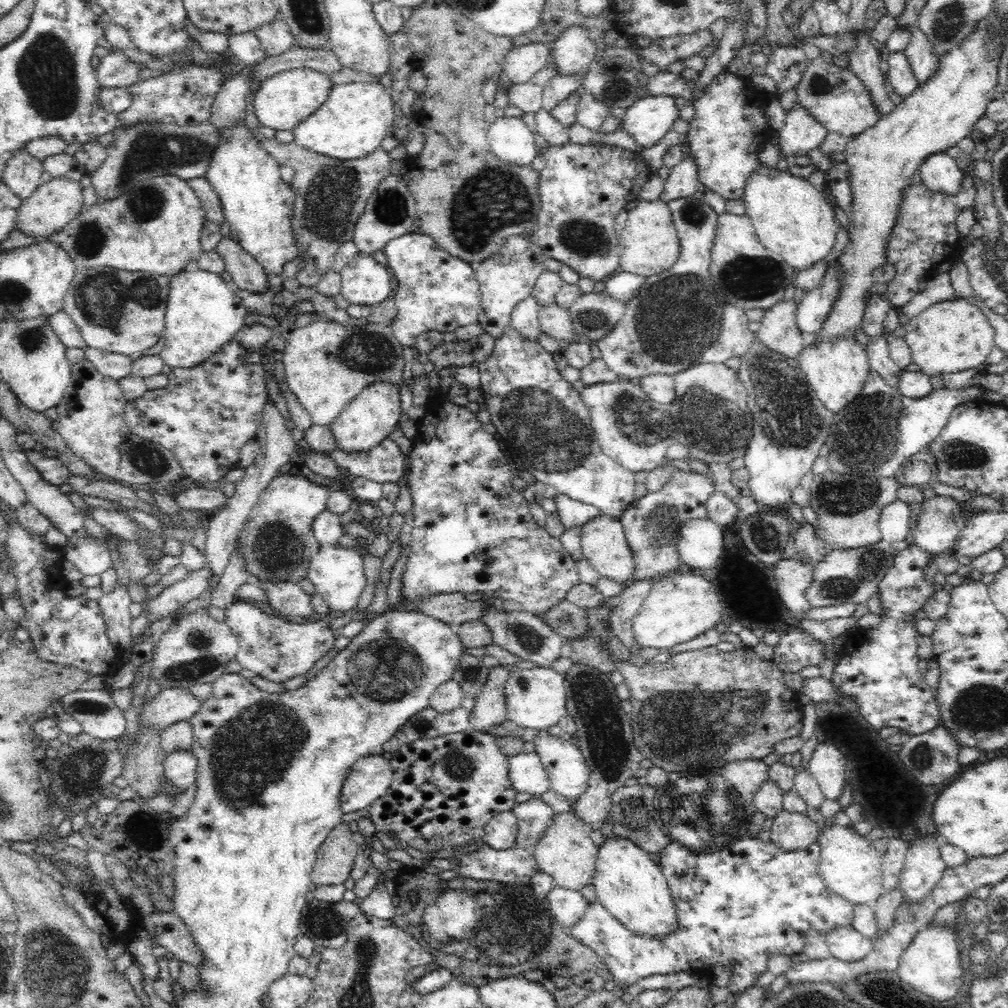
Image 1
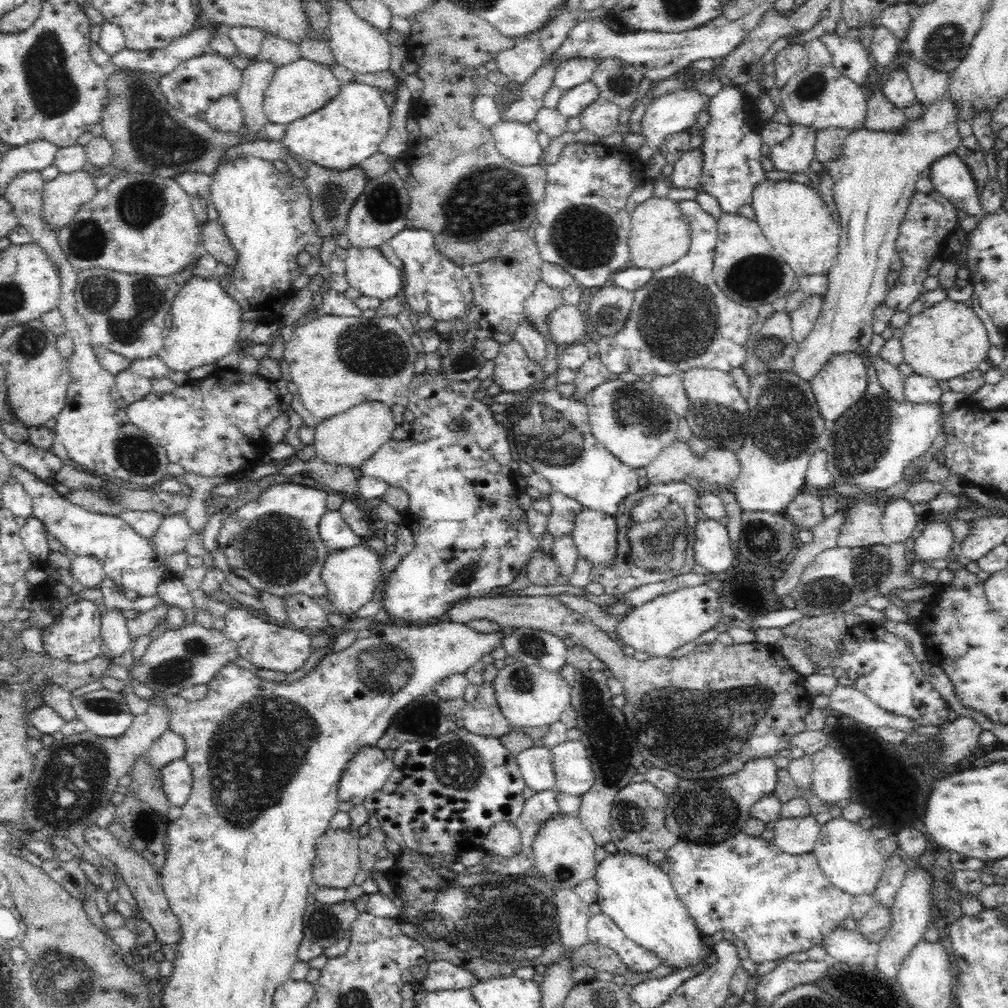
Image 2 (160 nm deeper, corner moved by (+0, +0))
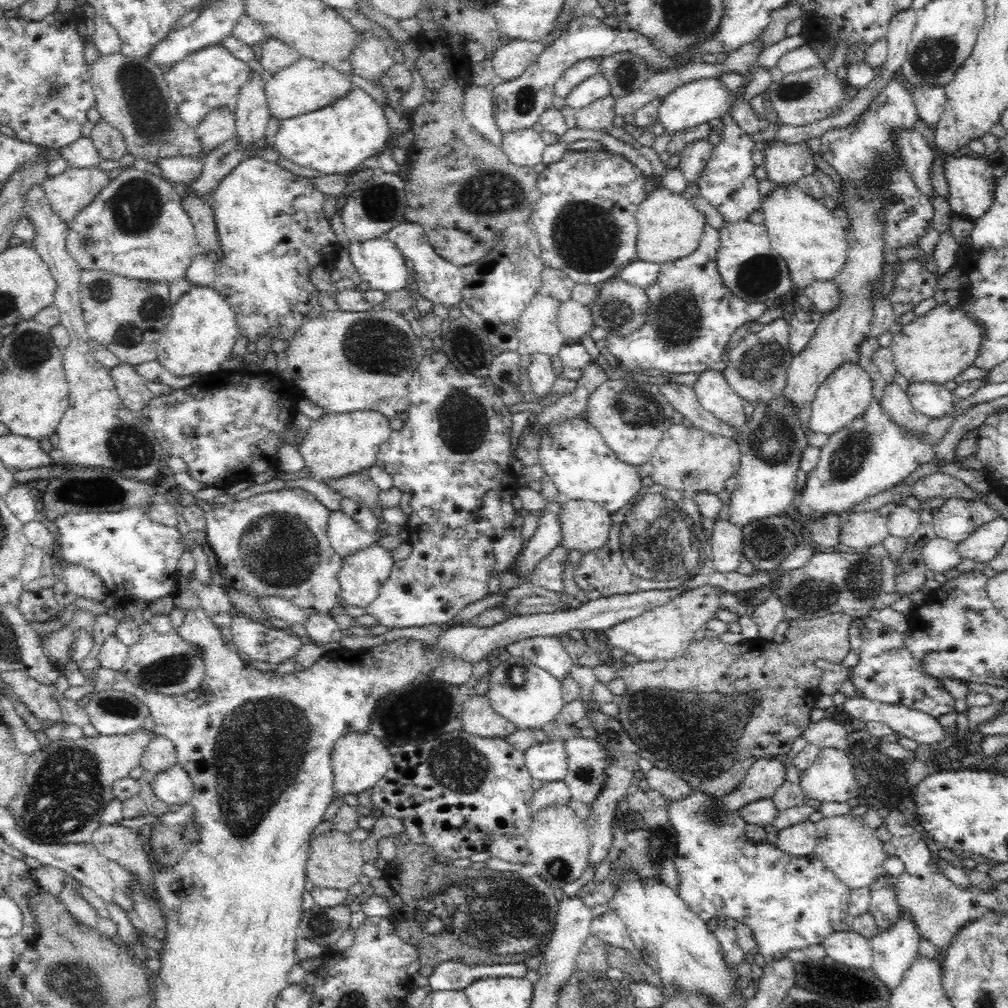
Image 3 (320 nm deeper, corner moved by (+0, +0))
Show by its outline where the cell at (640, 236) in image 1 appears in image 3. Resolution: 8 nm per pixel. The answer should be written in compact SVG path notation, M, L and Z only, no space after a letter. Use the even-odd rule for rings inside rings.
M666 187L653 190L640 204L637 211L638 226L638 259L664 264L683 259L692 254L704 232L706 216L680 193L670 191Z

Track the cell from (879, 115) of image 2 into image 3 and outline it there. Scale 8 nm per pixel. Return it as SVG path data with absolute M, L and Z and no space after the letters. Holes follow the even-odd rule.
M915 129L894 130L896 149L910 171L912 181L920 189L920 192L929 199L934 196L932 187L932 164L934 164L934 150L926 141L926 138Z

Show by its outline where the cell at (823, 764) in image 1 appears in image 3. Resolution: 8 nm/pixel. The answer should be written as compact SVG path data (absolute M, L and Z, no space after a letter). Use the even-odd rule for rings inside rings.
M823 748L810 768L802 771L799 785L806 797L821 803L847 803L850 798L859 798L855 771L849 756L835 748Z

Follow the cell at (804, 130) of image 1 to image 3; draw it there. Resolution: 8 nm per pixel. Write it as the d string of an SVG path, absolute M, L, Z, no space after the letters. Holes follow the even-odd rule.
M807 141L796 144L774 142L762 149L767 179L774 186L790 186L796 184L802 176L816 172L814 154L806 143Z

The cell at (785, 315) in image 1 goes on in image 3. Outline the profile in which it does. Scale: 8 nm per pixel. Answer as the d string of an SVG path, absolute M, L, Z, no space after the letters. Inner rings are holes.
M781 317L767 325L763 325L762 330L759 332L745 335L738 346L727 354L727 365L722 371L726 382L742 399L752 402L753 405L759 404L759 402L771 404L772 401L777 400L781 396L787 381L788 367L793 356L793 352L789 351L789 321L787 317Z

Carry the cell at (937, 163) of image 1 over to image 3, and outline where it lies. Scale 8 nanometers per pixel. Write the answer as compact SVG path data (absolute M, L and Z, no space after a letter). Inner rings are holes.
M969 152L957 153L945 158L945 177L949 184L949 204L952 212L964 218L982 217L993 203L995 197L995 168L984 156L972 155Z

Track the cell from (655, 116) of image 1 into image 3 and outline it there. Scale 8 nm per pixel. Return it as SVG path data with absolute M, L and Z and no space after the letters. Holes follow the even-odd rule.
M706 78L684 83L666 95L658 106L658 123L664 126L666 132L676 133L707 123L714 118L722 118L731 112L730 96L733 92L728 91L724 83L716 78Z

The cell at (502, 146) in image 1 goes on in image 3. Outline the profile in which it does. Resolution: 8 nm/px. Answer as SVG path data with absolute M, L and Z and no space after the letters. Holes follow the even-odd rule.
M532 128L502 133L502 150L518 166L533 167L543 162L546 144L540 133Z

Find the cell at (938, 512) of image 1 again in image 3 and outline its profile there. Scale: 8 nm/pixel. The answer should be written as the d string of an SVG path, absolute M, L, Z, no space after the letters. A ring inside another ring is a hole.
M936 536L921 549L921 554L928 569L936 572L948 572L960 562L963 557L957 552L957 544Z

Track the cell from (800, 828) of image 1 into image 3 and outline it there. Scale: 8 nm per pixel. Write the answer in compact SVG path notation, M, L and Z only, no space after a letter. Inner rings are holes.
M809 819L777 831L780 850L792 856L808 856L816 848L816 823Z

